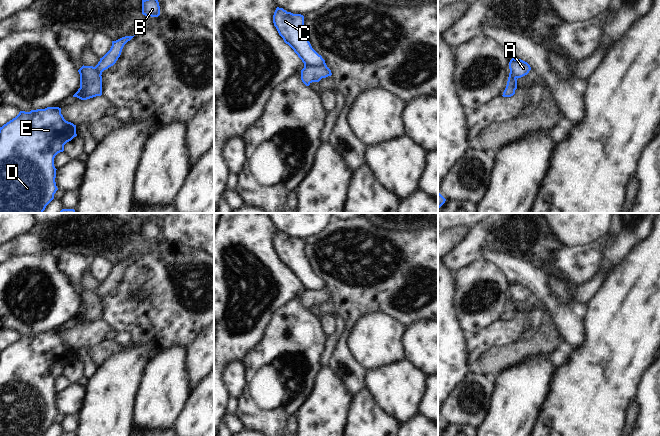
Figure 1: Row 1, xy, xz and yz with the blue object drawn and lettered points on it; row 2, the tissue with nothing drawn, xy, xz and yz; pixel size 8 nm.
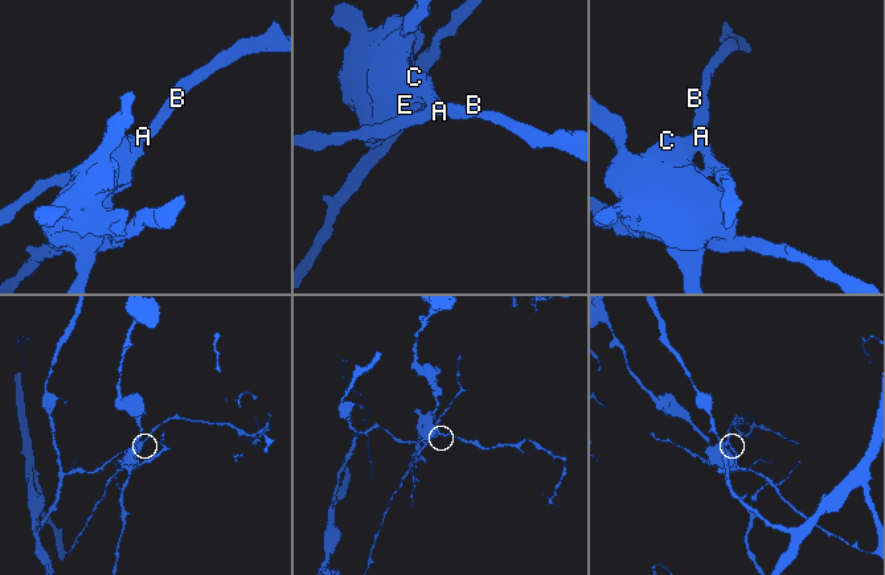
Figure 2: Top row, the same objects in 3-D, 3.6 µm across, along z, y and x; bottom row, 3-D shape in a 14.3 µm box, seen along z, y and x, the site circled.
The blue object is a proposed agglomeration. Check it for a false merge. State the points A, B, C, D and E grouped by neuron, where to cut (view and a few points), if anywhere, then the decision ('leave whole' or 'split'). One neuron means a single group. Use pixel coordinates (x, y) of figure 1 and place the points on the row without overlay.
groups A B / C D E; cut xz (324, 286), (320, 290), (304, 290); split

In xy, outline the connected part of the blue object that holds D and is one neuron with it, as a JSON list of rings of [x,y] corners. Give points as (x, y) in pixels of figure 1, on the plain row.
[[[47,331],[30,336],[20,335],[15,342],[0,351],[0,436],[43,436],[58,414],[55,406],[57,393],[54,390],[54,382],[58,377],[63,376],[64,369],[76,360],[76,349],[64,343],[59,331]]]

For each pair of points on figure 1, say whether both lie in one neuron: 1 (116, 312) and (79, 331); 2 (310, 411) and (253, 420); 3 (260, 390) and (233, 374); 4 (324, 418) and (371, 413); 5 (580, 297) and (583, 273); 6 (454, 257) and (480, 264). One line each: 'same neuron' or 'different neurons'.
1: different neurons
2: different neurons
3: different neurons
4: different neurons
5: different neurons
6: different neurons

